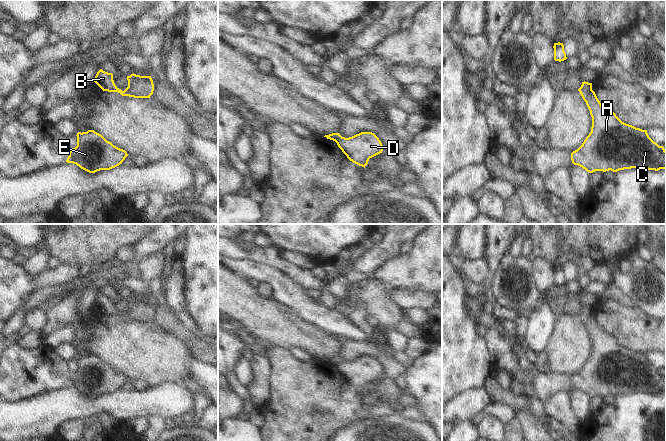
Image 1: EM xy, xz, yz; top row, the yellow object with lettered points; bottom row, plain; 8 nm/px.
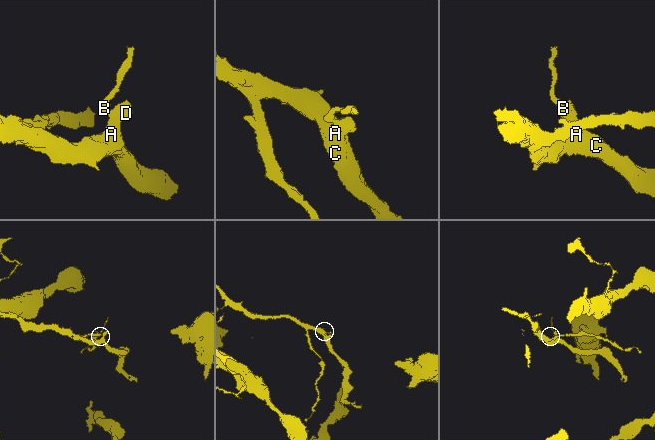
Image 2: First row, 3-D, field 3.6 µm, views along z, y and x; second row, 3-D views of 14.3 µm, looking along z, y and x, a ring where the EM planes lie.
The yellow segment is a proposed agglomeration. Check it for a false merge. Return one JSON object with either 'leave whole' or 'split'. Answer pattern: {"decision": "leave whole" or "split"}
{"decision": "split"}

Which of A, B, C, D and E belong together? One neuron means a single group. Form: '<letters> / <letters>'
A C D E / B

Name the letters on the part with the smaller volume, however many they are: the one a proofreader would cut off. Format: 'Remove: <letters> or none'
Remove: B

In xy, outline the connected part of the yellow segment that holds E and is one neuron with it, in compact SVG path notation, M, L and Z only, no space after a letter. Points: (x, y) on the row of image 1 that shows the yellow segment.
M88 130L87 132L82 133L78 132L76 136L77 146L75 148L70 148L66 162L76 164L81 169L89 173L115 168L122 164L128 156L125 150L114 146L111 142L107 141L101 134L94 130Z

